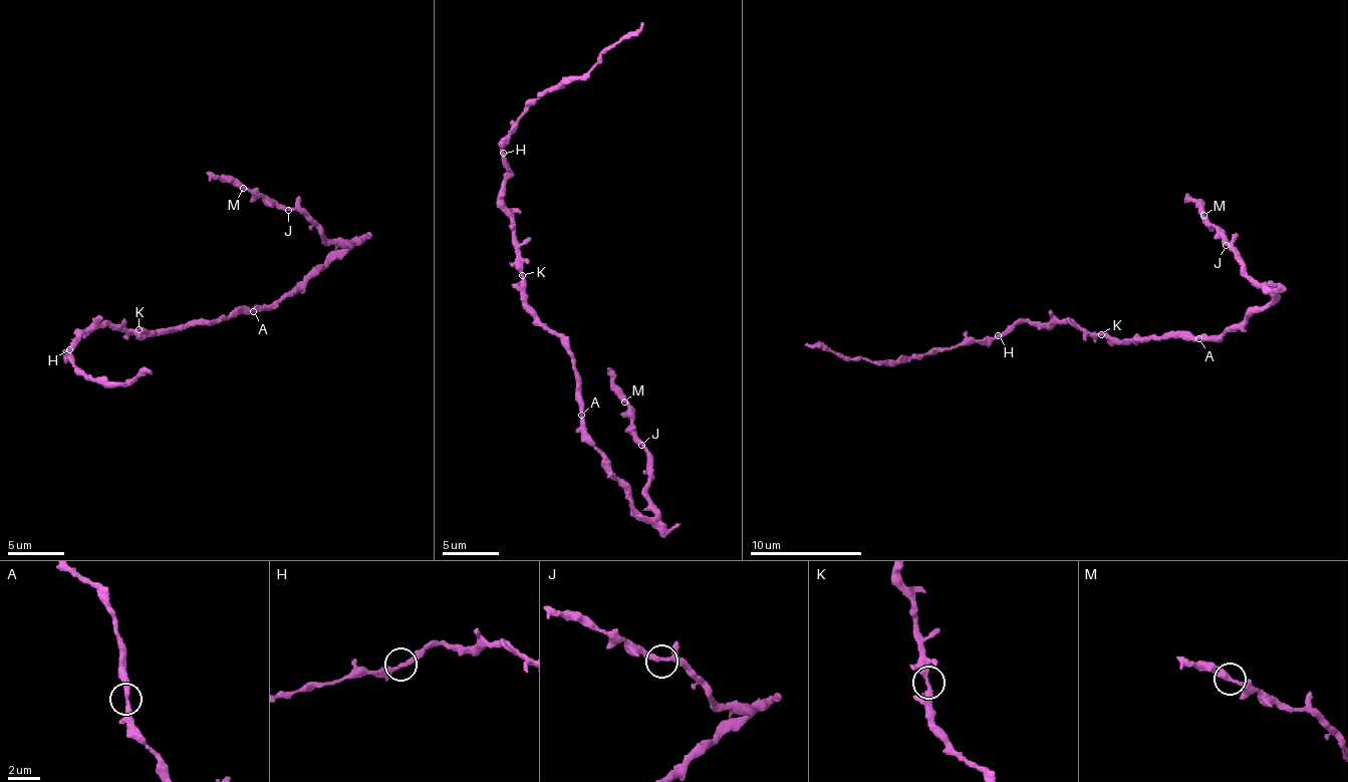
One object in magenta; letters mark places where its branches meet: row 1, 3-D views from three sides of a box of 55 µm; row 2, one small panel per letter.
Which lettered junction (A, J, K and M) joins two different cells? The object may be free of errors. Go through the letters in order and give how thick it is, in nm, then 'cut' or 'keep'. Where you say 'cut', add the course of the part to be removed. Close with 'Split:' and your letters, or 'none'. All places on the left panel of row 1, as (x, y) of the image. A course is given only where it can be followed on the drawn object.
A: 360 nm | keep
J: 320 nm | keep
K: 320 nm | keep
M: 340 nm | keep
Split: none

